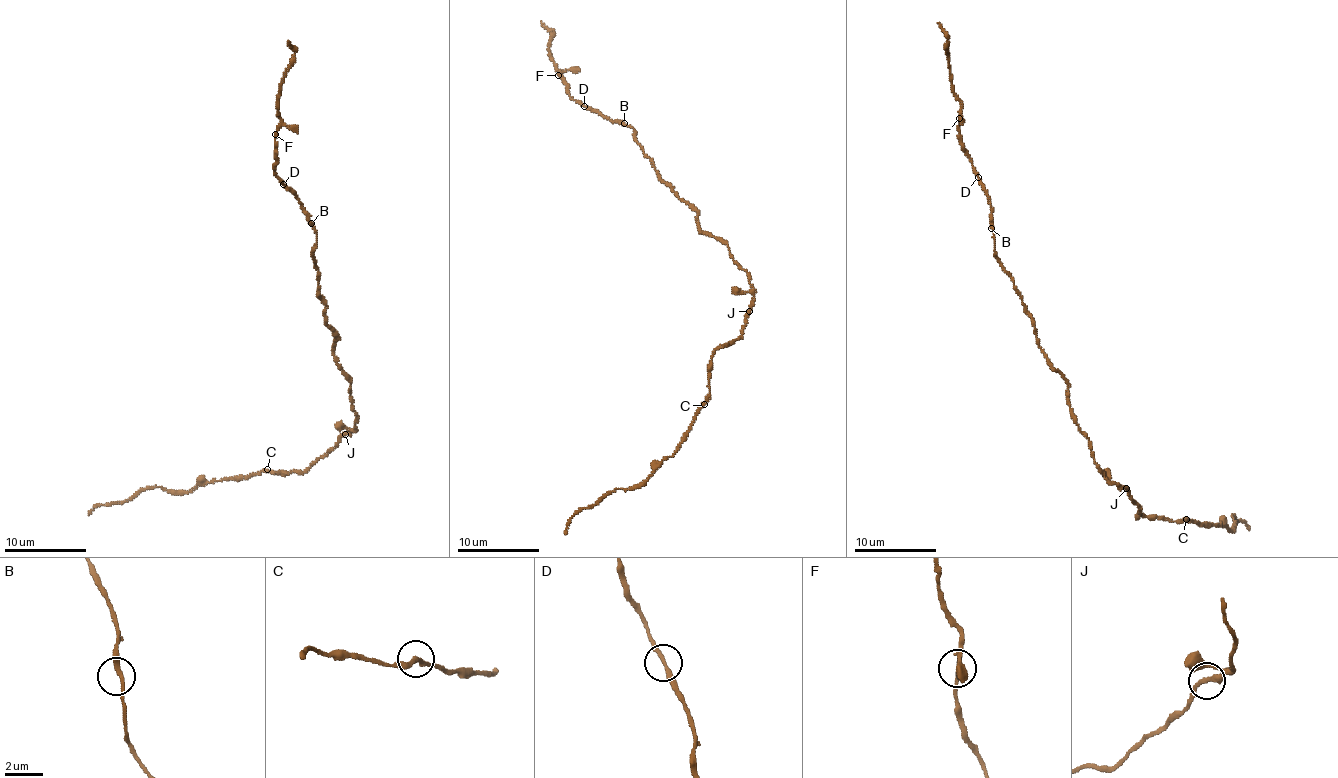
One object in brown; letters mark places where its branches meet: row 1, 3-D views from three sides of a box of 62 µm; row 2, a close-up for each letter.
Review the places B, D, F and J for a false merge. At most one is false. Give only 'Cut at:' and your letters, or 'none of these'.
Cut at: none of these

